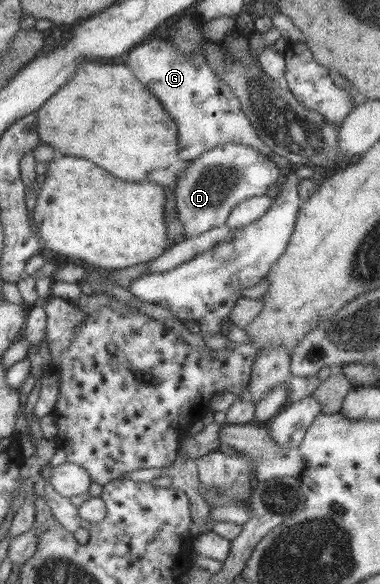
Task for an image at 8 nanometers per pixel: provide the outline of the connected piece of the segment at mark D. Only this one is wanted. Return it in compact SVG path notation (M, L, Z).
M224 144L201 153L189 161L189 168L178 180L175 196L175 213L183 228L184 239L192 239L209 228L226 223L229 211L245 198L265 195L279 179L279 169L269 157L240 144Z

